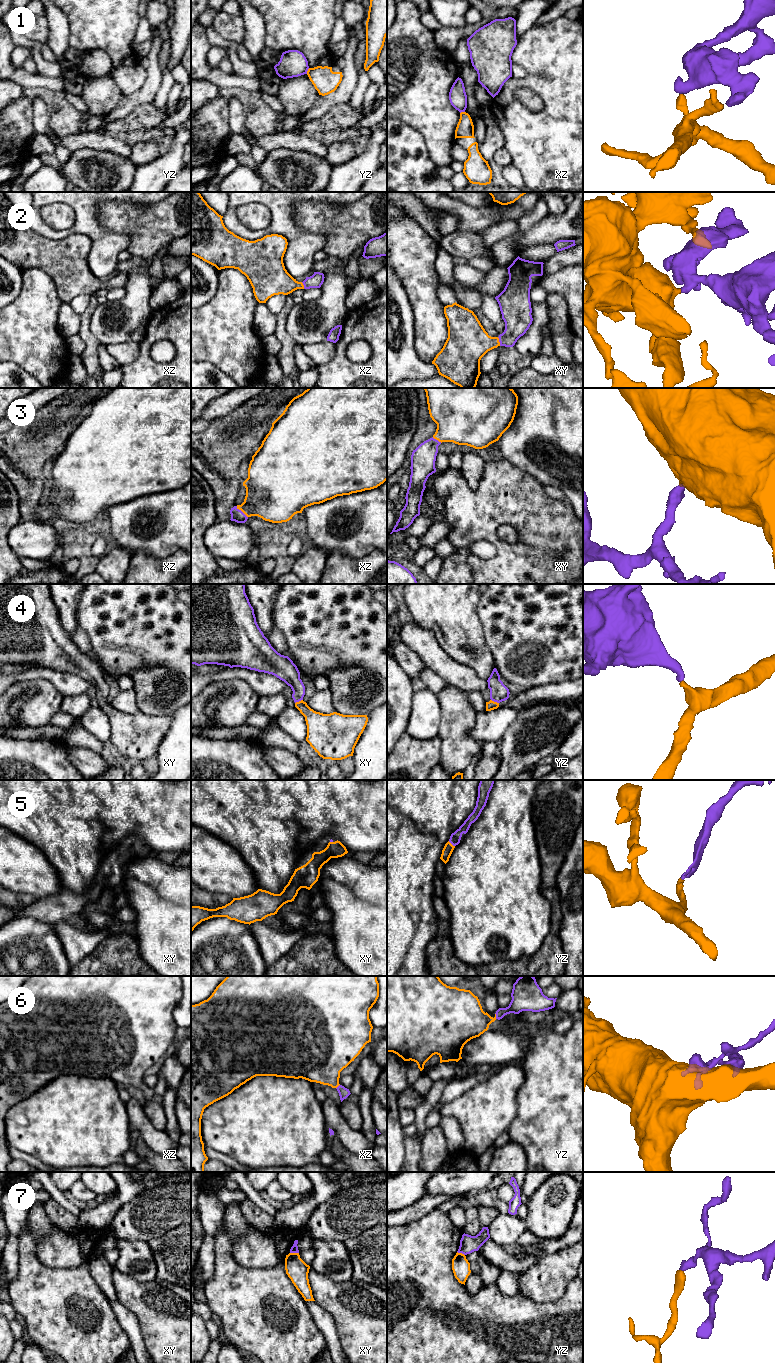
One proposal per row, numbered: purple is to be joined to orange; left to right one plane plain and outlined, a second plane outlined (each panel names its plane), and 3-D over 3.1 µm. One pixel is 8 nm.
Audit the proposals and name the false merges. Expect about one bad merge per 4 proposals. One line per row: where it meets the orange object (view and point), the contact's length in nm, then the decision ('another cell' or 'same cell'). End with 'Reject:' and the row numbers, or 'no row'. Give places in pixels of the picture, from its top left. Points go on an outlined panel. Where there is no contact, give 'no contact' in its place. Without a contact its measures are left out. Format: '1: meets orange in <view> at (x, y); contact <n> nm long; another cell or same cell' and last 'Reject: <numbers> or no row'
1: meets orange in yz at (307, 71); contact 50 nm long; another cell
2: meets orange in xy at (498, 341); contact 80 nm long; same cell
3: meets orange in xz at (242, 511); contact 130 nm long; same cell
4: meets orange in xy at (299, 701); contact 70 nm long; same cell
5: meets orange in yz at (450, 843); contact 70 nm long; same cell
6: meets orange in yz at (495, 1016); contact 50 nm long; same cell
7: meets orange in xy at (294, 1253); contact 70 nm long; another cell
Reject: 1, 7

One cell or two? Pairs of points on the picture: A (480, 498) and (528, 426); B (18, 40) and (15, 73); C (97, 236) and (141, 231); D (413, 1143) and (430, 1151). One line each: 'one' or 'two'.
A: two
B: two
C: two
D: two

